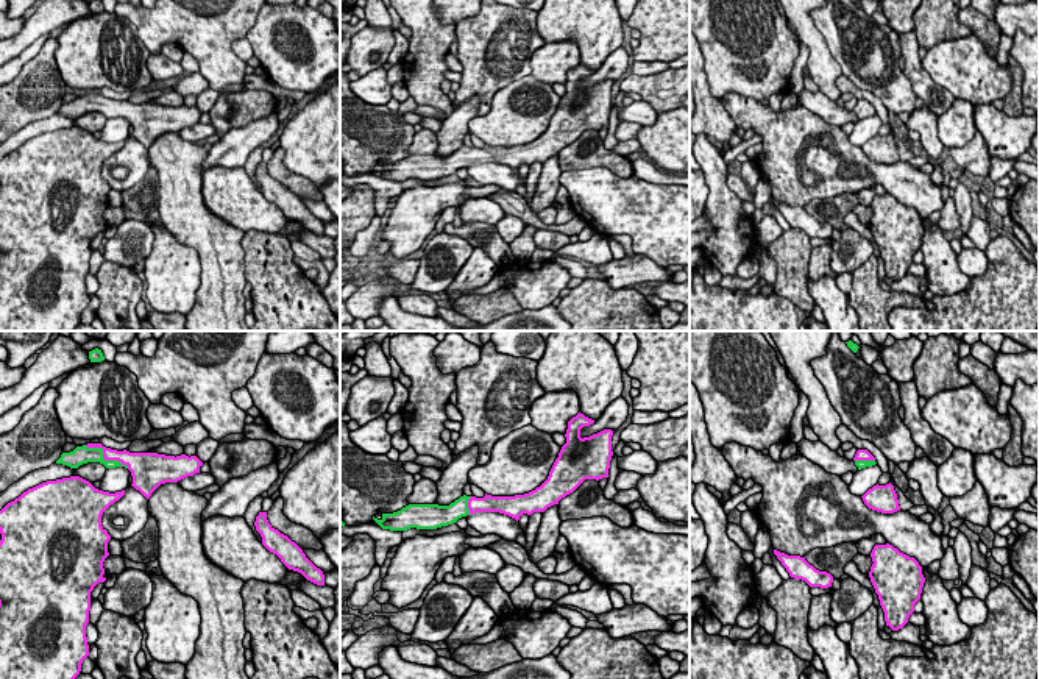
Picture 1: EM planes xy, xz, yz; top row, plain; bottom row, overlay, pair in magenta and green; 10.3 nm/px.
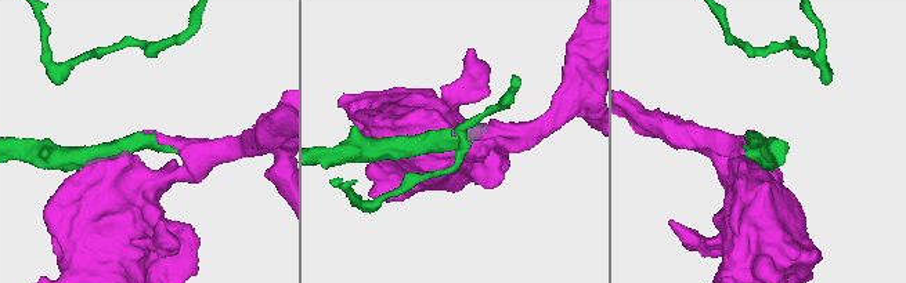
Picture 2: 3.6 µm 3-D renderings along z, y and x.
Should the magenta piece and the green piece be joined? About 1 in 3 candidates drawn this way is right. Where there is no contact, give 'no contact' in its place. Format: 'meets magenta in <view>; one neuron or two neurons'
meets magenta in xy; one neuron

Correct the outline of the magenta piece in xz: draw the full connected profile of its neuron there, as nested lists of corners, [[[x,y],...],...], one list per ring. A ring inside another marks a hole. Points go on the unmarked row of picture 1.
[[[577,64],[568,72],[566,94],[562,97],[548,130],[535,140],[515,147],[460,147],[449,156],[438,155],[409,155],[398,162],[382,164],[373,170],[390,181],[437,180],[456,173],[459,169],[476,162],[499,162],[515,169],[523,164],[544,162],[559,155],[562,148],[573,144],[585,130],[608,128],[612,101],[612,80],[604,80],[590,87],[580,87],[583,76],[594,70]]]

